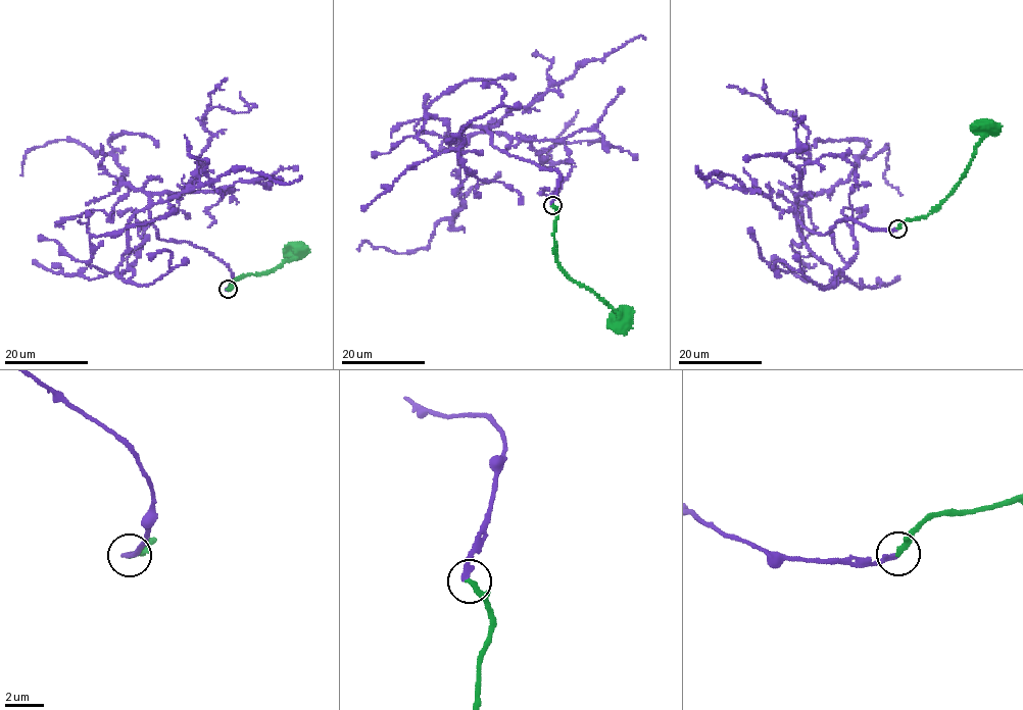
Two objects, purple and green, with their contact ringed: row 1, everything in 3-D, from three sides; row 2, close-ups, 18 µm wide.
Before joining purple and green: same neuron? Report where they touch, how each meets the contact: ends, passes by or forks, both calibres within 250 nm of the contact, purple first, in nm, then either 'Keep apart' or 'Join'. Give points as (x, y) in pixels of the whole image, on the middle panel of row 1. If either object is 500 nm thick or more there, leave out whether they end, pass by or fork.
Place: (552, 205). At the ring purple ends. At the ring green ends. Thickness 240 nm (purple) against 280 nm. Join

